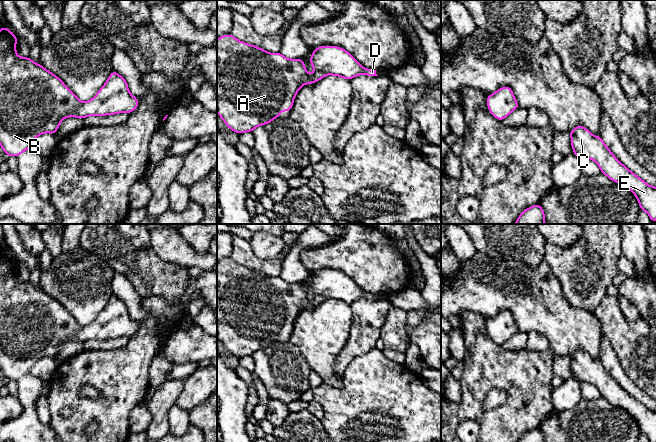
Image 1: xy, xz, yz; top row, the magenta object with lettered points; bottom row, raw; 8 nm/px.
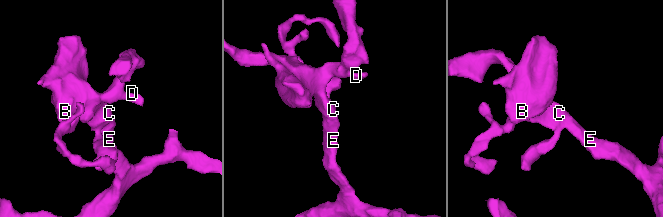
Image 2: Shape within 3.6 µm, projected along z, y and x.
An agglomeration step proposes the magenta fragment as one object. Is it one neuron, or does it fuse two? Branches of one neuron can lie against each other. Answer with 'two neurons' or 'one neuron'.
one neuron

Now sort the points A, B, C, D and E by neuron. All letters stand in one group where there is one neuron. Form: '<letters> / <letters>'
A B C D E

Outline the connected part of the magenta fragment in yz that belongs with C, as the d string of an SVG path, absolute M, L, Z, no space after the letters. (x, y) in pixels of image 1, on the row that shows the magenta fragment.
M582 125L576 126L569 132L571 136L571 147L573 155L580 158L589 158L595 161L601 173L610 180L626 186L637 198L641 211L646 211L652 222L656 221L656 186L650 186L636 174L623 165L606 146L600 136L592 135L591 132Z

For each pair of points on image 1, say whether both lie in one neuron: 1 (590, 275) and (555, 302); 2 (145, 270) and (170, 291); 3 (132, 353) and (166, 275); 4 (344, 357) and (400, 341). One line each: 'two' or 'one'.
1: two
2: one
3: two
4: two

